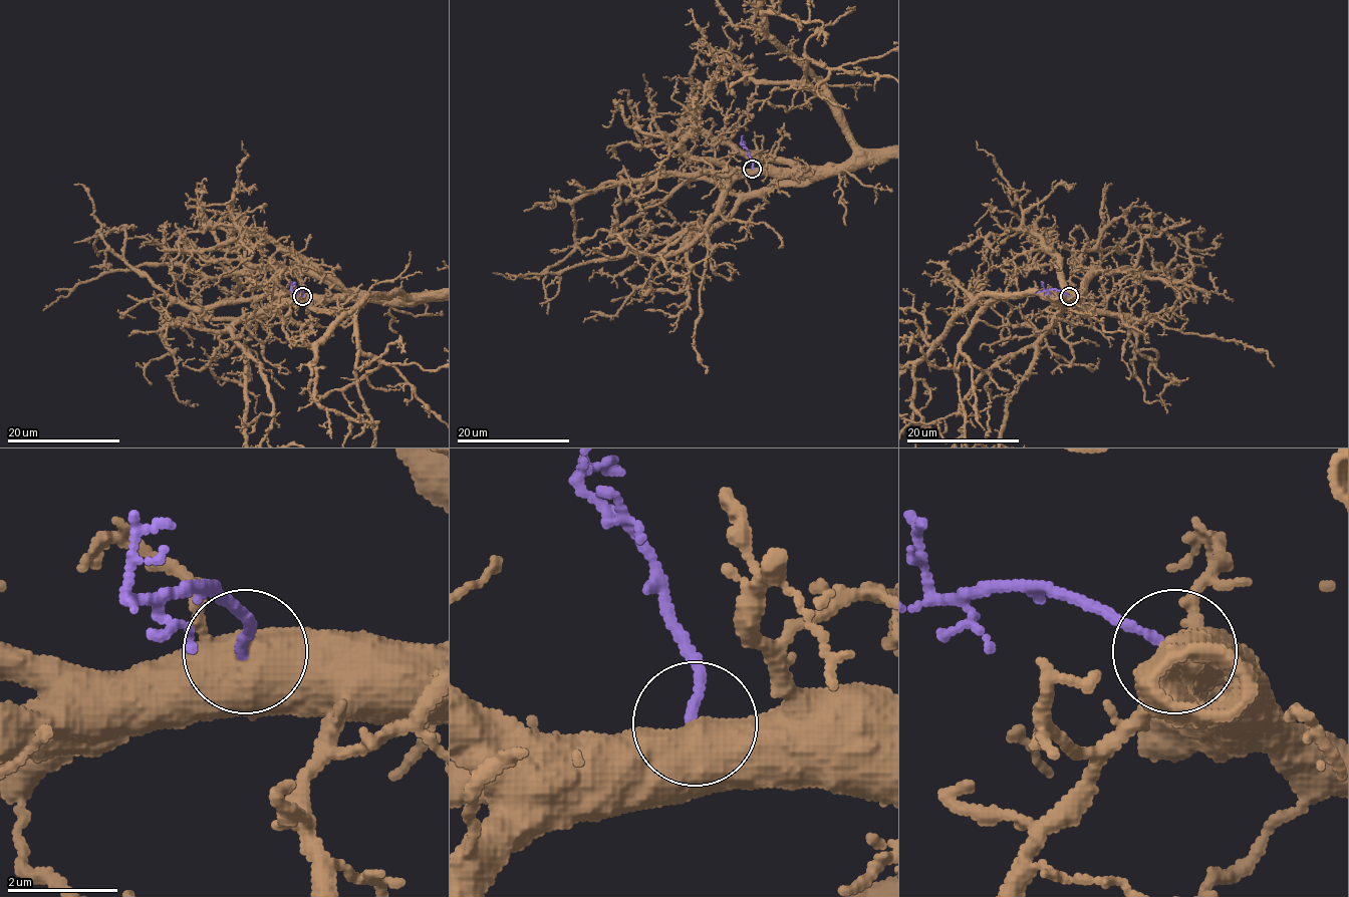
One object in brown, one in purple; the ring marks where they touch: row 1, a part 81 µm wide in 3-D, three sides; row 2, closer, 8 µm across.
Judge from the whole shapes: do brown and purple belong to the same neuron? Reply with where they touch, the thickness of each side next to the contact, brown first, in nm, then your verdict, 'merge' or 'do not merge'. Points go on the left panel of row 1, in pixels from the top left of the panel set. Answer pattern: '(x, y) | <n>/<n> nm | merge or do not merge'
(302, 296) | 550/170 nm | merge

